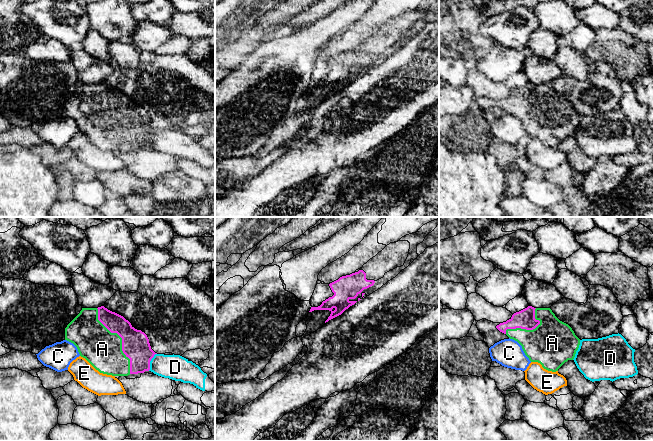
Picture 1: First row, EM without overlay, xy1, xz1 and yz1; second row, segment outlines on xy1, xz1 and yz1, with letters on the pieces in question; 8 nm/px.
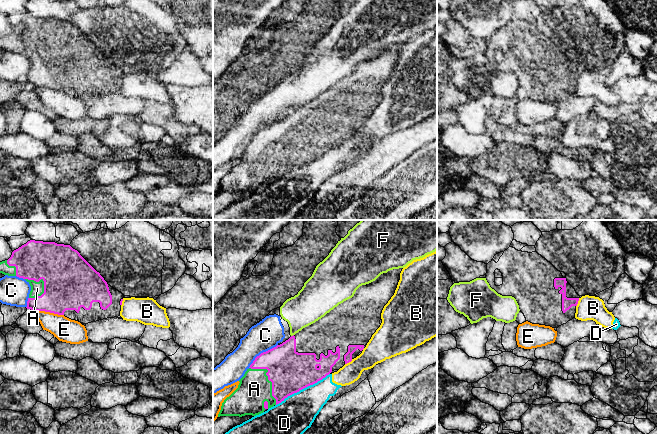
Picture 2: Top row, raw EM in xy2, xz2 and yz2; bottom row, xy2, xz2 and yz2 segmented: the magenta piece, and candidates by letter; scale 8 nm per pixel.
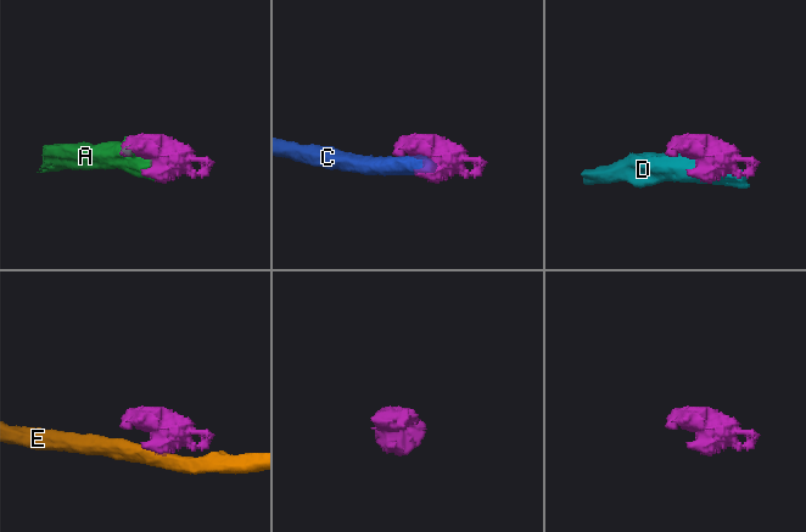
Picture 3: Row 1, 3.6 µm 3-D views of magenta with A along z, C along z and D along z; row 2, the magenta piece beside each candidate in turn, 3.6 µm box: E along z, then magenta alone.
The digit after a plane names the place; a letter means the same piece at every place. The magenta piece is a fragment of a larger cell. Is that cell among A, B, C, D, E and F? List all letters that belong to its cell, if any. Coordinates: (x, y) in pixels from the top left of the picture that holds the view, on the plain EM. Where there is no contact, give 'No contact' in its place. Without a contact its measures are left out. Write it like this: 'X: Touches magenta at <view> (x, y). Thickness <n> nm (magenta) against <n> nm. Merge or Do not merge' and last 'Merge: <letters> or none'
A: Touches magenta at xy1 (122, 115). Thickness 220 nm (magenta) against 300 nm. Merge
B: Touches magenta at xz2 (348, 138). Thickness 60 nm (magenta) against 190 nm. Do not merge
C: Touches magenta at xz2 (261, 129). Thickness 320 nm (magenta) against 240 nm. Do not merge
D: Touches magenta at xz2 (302, 164). Thickness 340 nm (magenta) against 300 nm. Do not merge
E: Touches magenta at xy2 (49, 87). Thickness 380 nm (magenta) against 190 nm. Do not merge
F: Touches magenta at xz2 (293, 111). Thickness 280 nm (magenta) against 260 nm. Do not merge
Merge: A

